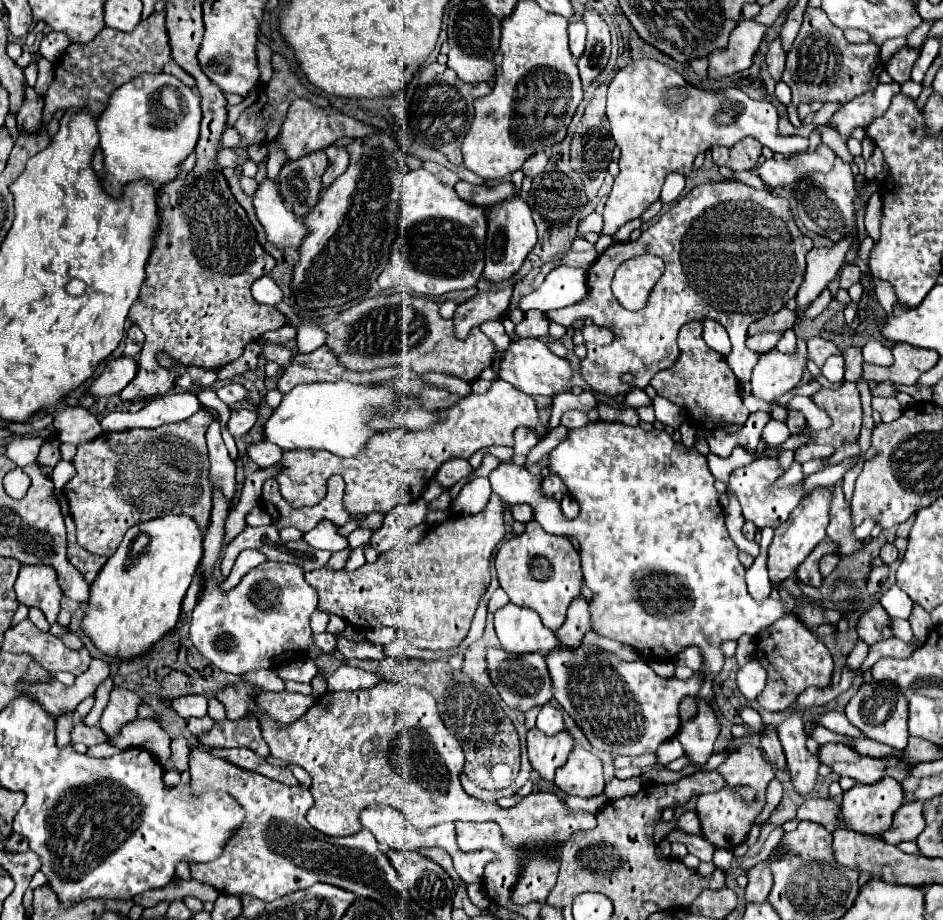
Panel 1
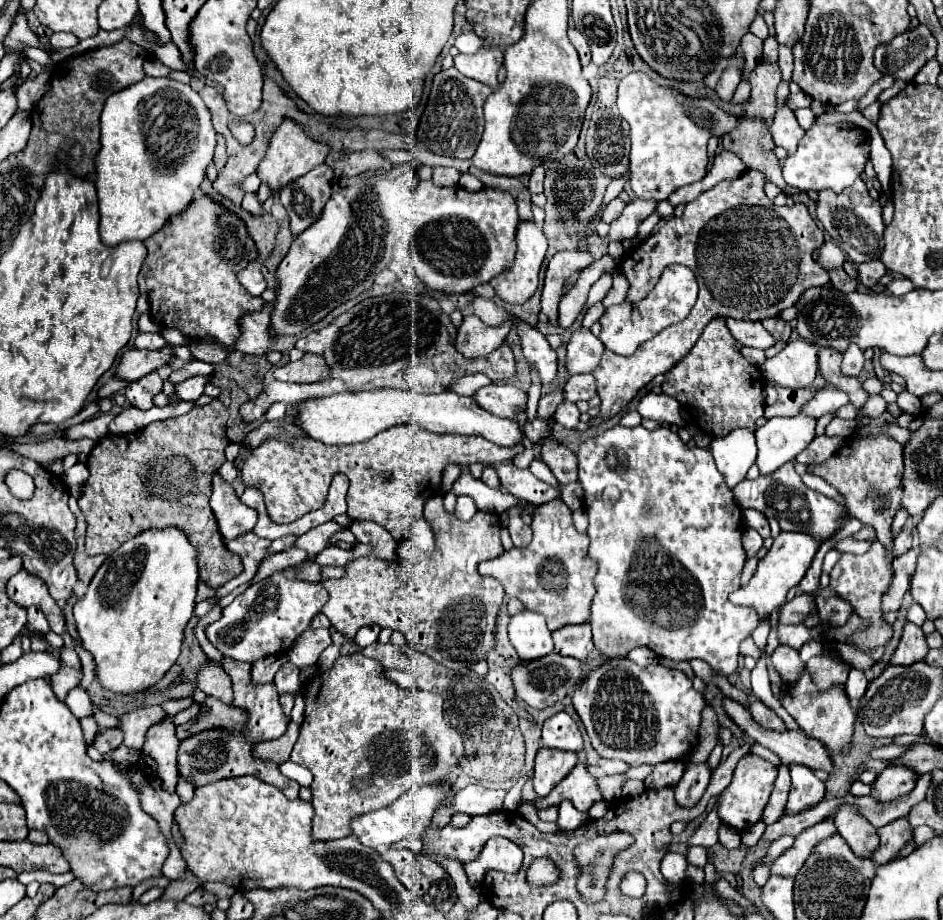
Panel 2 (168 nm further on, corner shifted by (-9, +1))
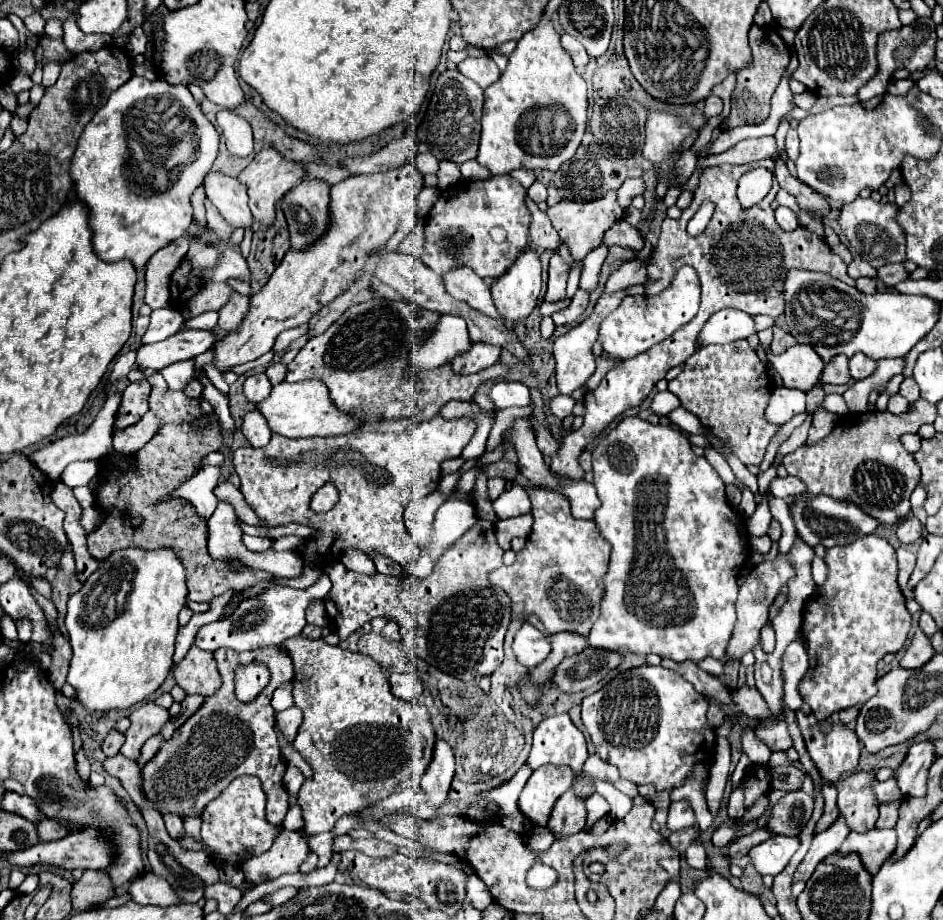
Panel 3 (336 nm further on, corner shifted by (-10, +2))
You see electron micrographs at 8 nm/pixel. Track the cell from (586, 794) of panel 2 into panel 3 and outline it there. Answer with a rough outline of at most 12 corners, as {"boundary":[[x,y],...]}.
{"boundary":[[569,788],[549,816],[555,834],[575,834],[587,822],[585,800]]}

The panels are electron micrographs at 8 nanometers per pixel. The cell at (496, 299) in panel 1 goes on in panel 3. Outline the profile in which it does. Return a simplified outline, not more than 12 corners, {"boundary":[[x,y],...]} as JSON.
{"boundary":[[471,342],[453,370],[473,374],[499,360],[499,346]]}

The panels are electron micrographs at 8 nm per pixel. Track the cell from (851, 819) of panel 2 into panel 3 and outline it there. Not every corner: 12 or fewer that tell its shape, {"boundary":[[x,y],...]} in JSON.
{"boundary":[[875,774],[841,780],[837,806],[849,830],[865,834],[879,816]]}

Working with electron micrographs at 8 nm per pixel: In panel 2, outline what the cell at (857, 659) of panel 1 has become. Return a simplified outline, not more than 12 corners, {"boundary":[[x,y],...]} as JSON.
{"boundary":[[852,669],[844,685],[848,699],[858,701],[868,681],[860,669]]}

